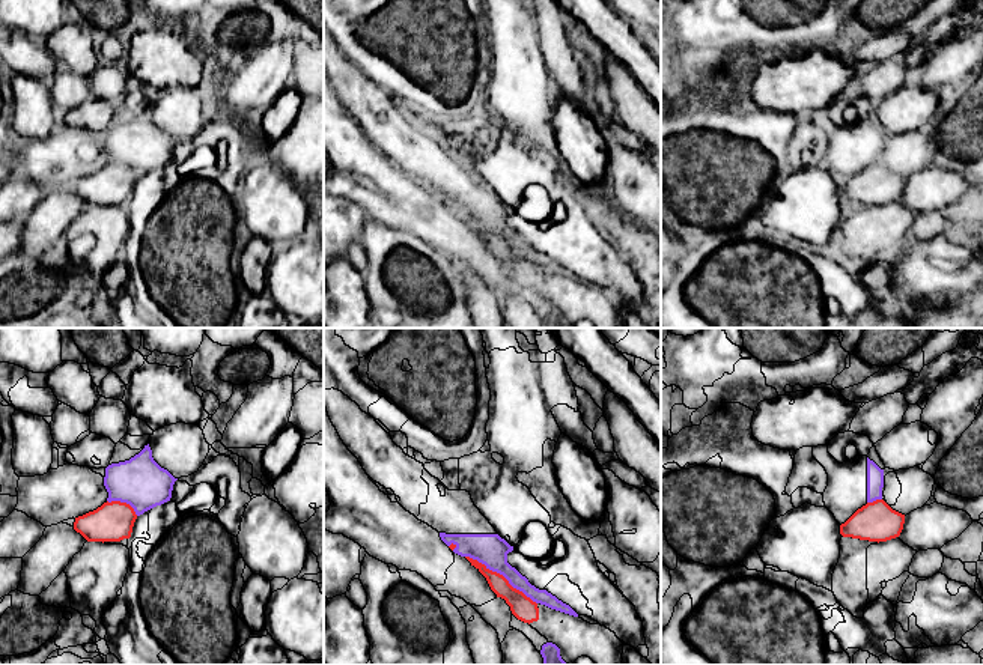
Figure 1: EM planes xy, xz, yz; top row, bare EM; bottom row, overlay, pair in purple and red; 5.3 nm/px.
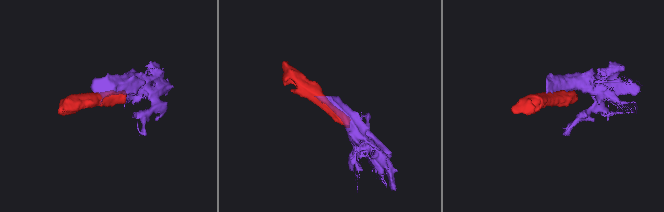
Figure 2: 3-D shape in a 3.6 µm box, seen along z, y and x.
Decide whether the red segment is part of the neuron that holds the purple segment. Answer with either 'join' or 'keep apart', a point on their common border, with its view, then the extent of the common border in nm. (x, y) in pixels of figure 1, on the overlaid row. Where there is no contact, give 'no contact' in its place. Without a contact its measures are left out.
keep apart | xz (502, 573) | 460 nm

